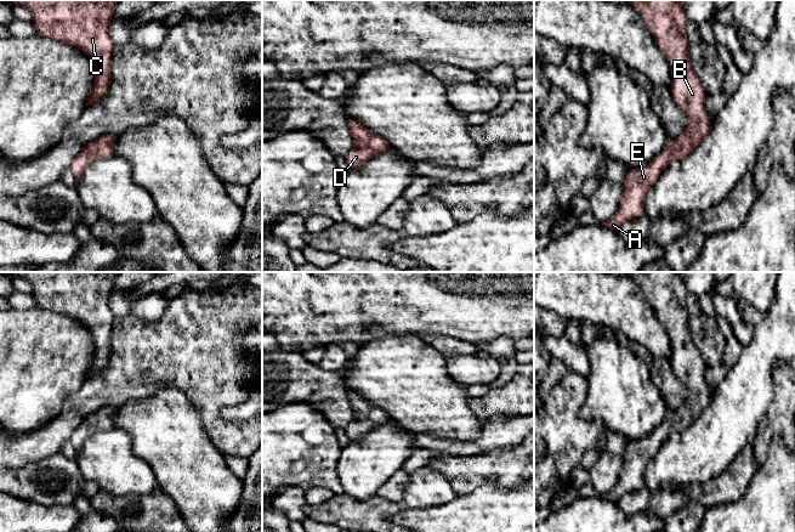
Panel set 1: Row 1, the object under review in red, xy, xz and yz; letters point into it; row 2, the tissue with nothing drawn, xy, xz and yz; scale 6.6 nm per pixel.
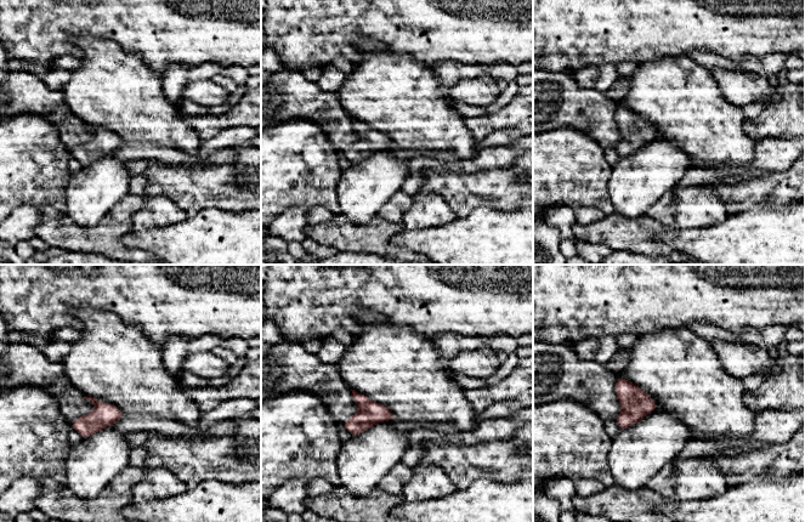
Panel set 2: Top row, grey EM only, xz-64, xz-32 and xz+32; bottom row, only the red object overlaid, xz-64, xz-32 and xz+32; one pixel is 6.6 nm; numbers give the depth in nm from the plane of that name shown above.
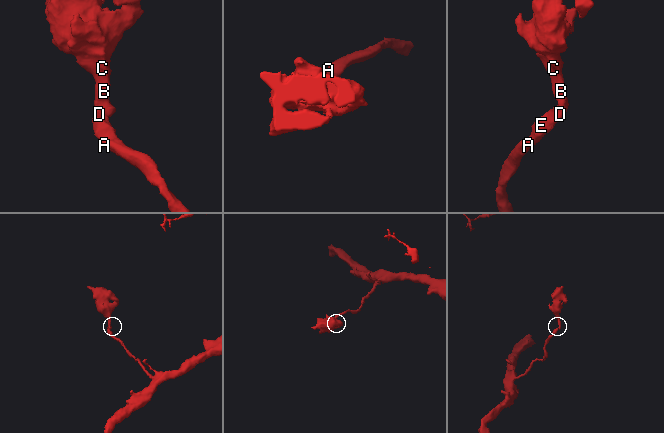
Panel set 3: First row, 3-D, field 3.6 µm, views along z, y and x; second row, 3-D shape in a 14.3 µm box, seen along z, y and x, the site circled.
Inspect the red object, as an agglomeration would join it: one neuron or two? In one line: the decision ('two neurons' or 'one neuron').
one neuron

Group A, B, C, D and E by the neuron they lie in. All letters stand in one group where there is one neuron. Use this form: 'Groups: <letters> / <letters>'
Groups: A B C D E

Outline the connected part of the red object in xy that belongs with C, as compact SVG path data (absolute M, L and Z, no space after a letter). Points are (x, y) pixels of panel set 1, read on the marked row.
M2 0L22 5L33 15L38 34L76 46L91 60L95 85L86 106L101 100L112 81L114 43L109 26L118 0Z

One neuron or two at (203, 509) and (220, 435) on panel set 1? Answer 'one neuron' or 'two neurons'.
two neurons

